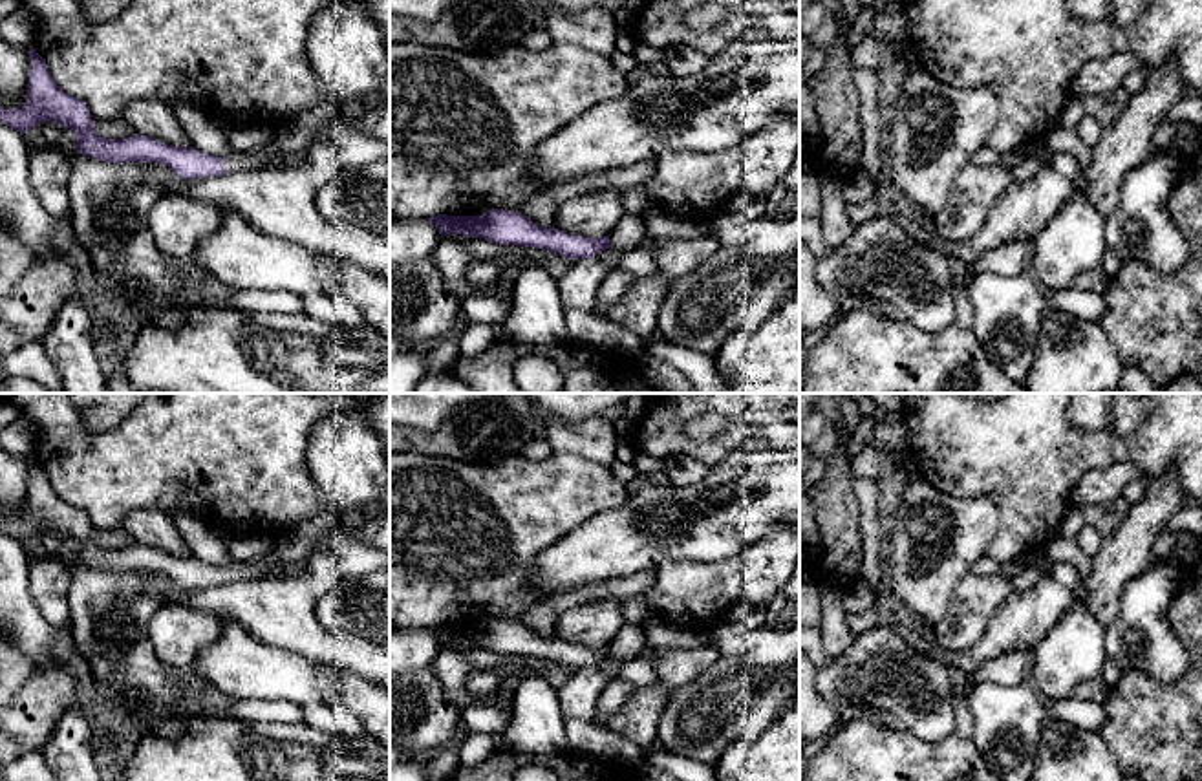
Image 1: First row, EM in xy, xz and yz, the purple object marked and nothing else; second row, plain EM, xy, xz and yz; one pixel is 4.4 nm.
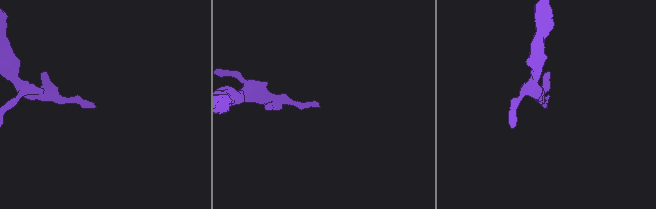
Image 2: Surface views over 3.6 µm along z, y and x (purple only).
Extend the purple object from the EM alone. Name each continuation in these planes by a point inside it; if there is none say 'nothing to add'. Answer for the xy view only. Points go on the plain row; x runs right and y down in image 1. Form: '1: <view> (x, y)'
1: xy (293, 547)

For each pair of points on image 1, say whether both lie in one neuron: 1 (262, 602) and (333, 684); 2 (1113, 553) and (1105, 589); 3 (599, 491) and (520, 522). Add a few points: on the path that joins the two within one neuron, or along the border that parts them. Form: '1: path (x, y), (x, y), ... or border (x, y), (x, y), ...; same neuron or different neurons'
1: border (317, 661), (341, 664), (359, 674); different neurons
2: path (1113, 562), (1105, 580); same neuron
3: path (579, 491), (564, 491), (540, 502); same neuron

